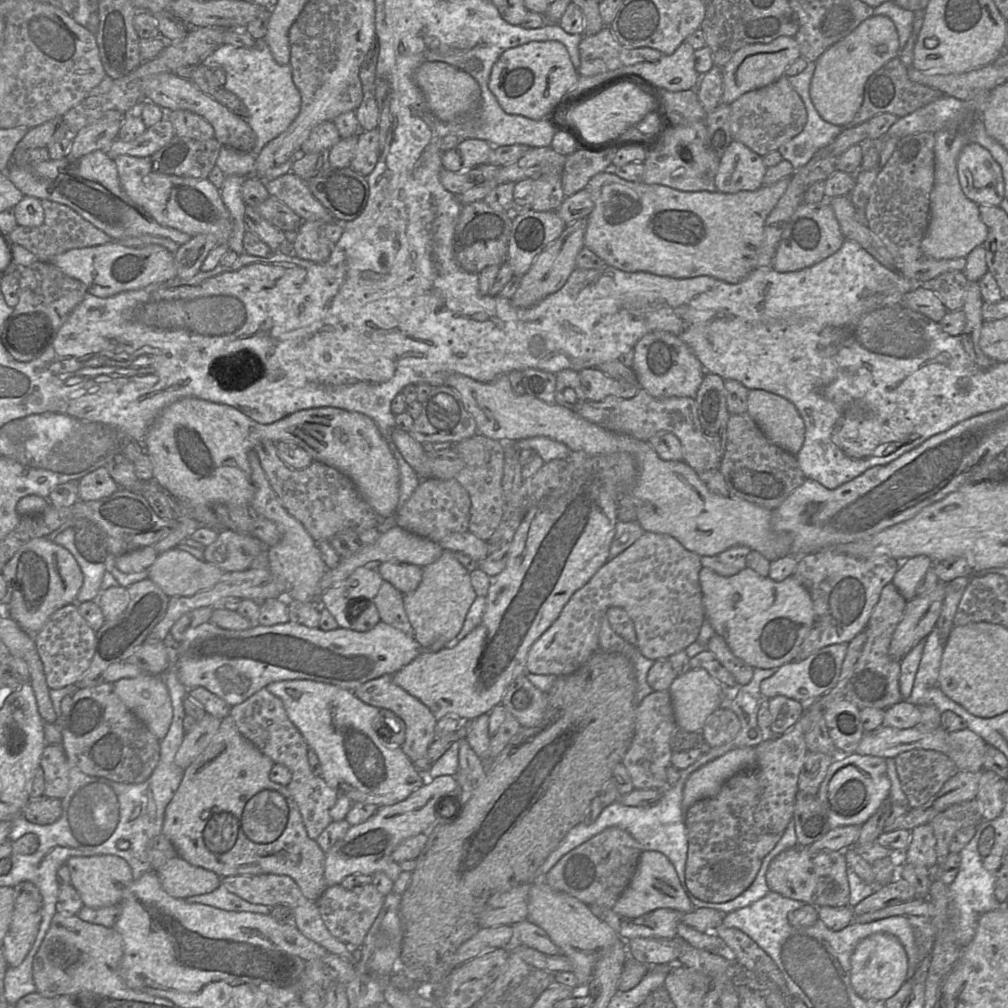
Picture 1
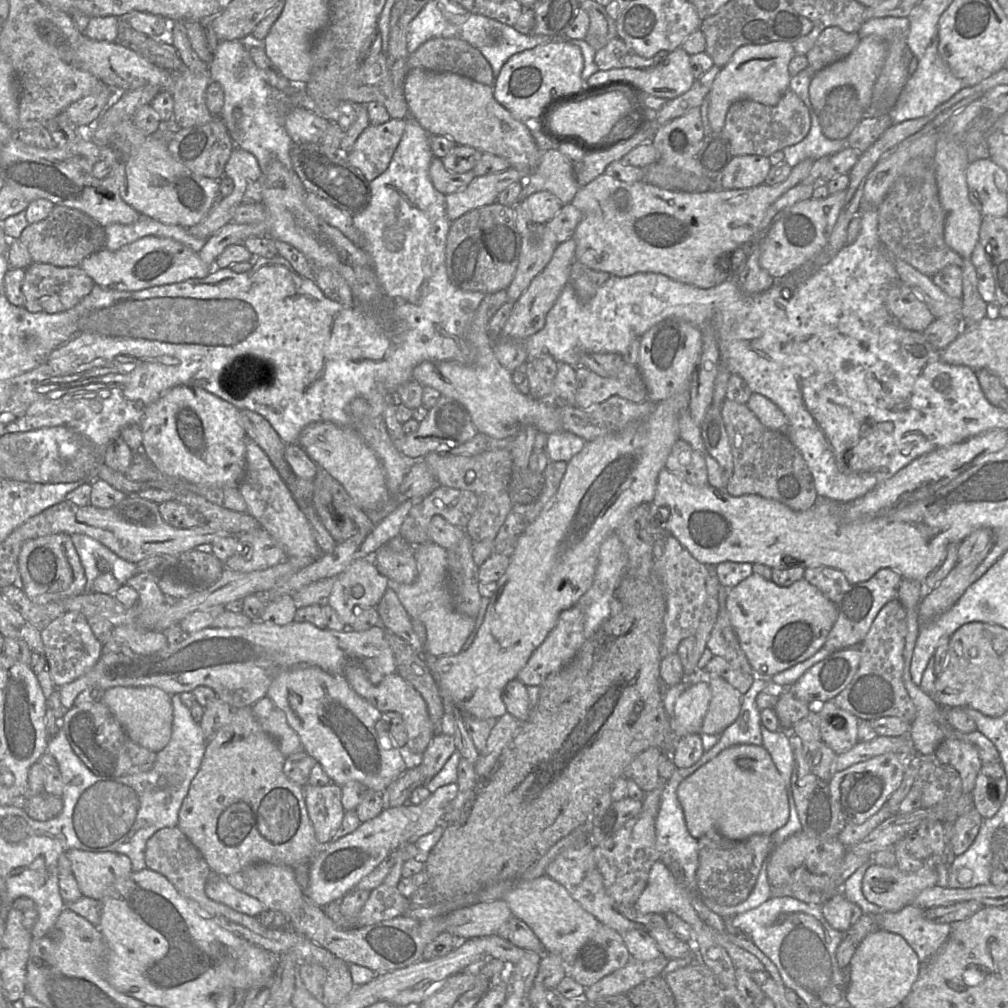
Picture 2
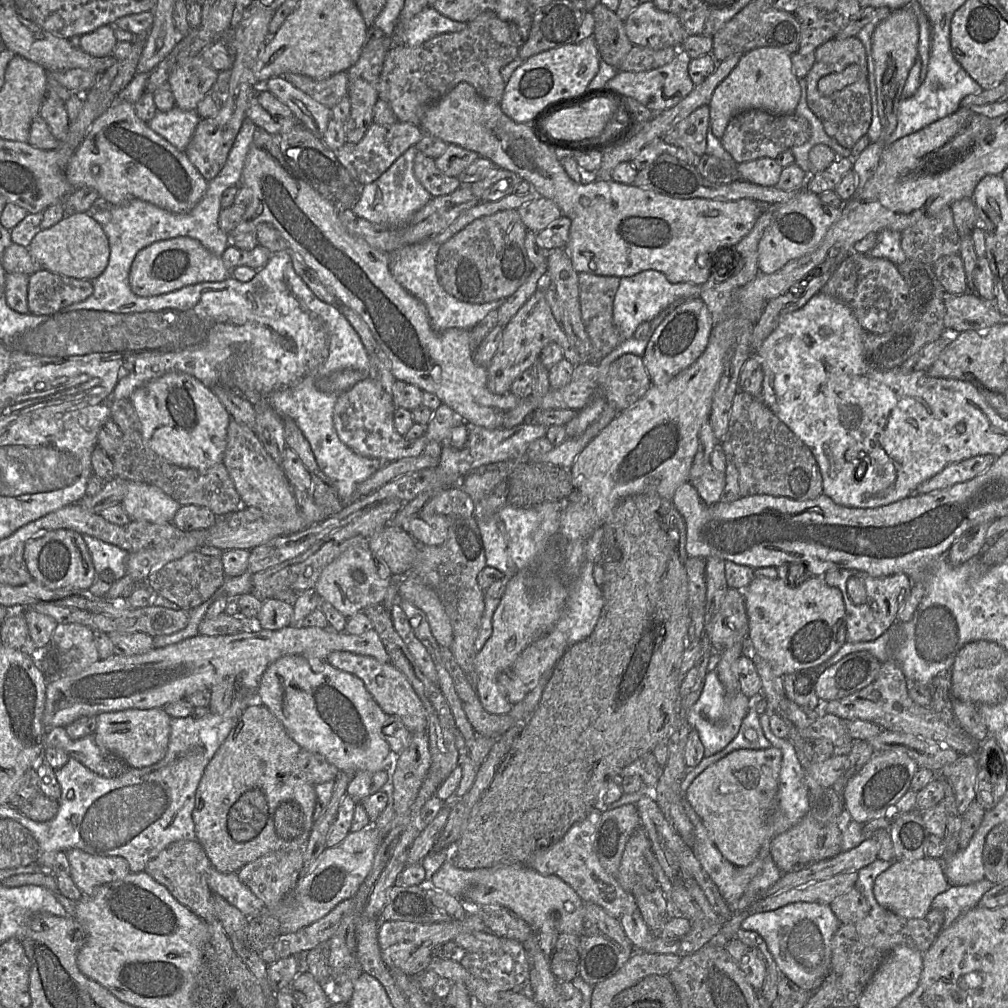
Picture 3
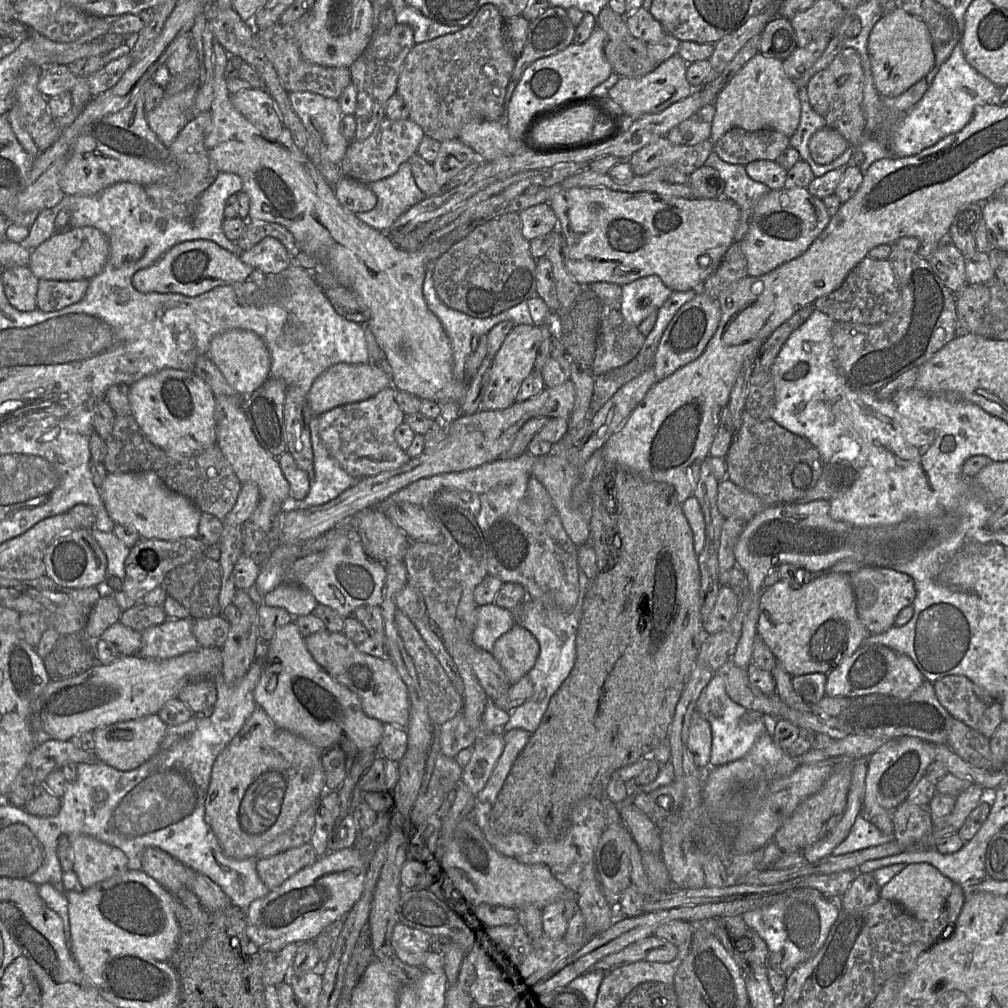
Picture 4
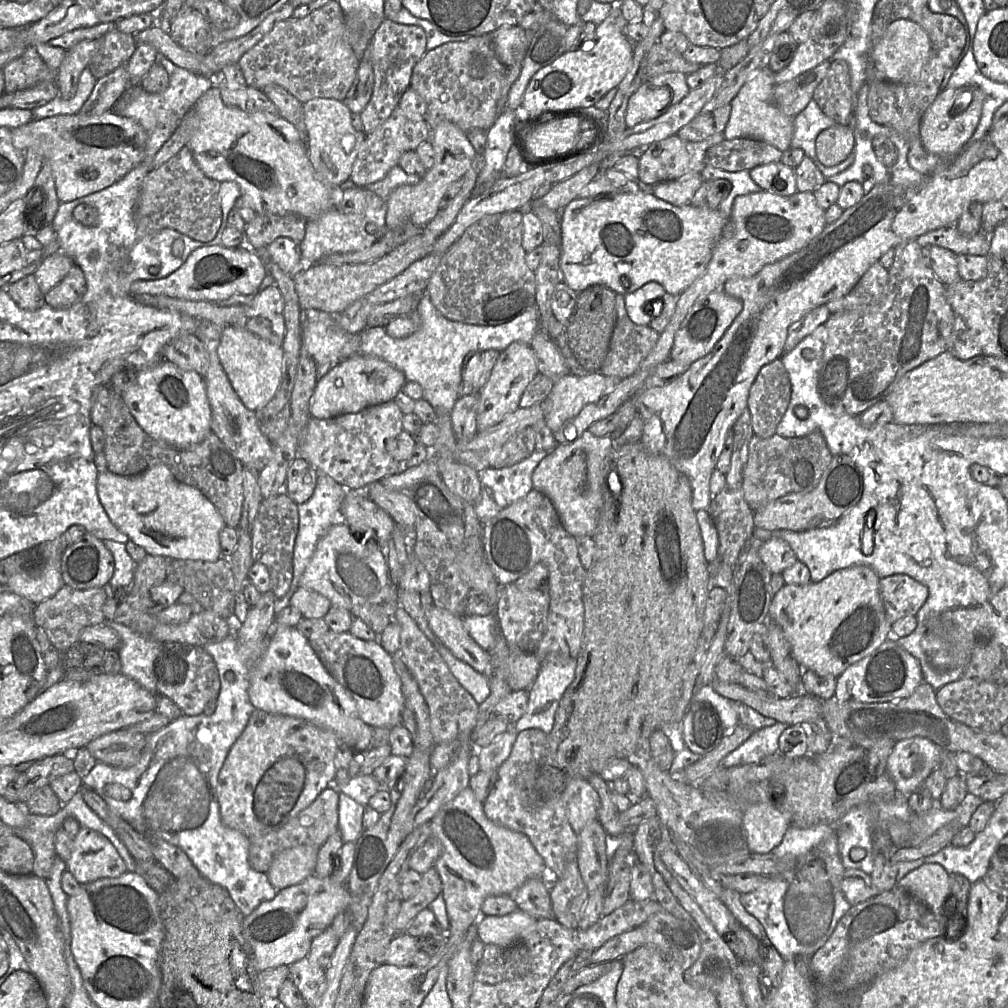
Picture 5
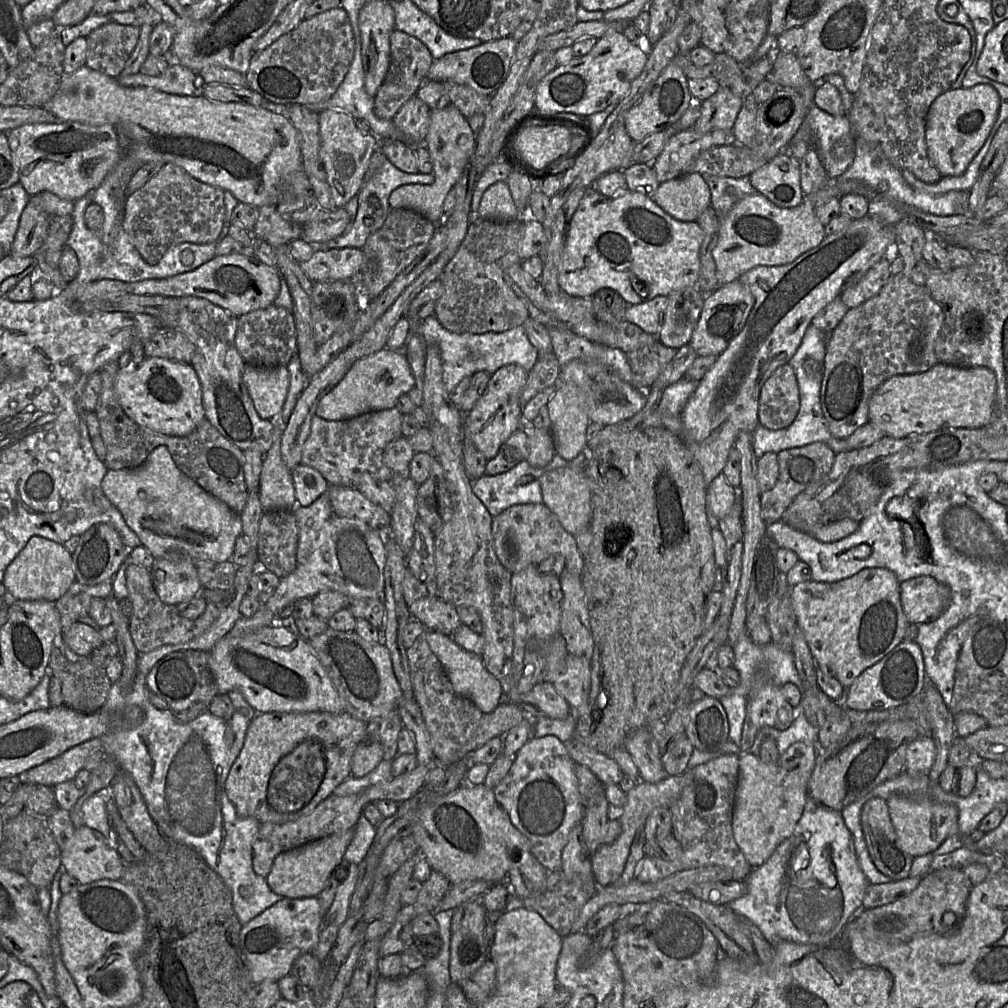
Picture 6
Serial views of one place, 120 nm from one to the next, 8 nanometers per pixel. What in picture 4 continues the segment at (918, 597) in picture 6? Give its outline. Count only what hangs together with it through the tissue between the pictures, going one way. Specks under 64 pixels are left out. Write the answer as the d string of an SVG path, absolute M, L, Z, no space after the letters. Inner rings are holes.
M863 566L856 572L847 574L847 576L850 578L853 589L863 586L863 584L868 584L873 588L874 603L867 610L857 612L858 619L865 627L868 635L884 633L894 626L899 612L907 606L912 606L916 596L913 579L909 575L891 568Z

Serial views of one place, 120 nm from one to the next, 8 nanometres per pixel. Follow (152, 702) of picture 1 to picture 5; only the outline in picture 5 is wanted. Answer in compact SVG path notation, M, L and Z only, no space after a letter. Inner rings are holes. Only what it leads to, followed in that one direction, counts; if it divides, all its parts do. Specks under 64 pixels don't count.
M131 726L95 738L87 748L97 762L129 768L140 759L146 741L147 735Z

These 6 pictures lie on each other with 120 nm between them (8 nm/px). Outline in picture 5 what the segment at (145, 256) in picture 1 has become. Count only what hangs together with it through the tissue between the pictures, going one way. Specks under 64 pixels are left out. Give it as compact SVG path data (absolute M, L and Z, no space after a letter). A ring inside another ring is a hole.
M212 245L195 249L178 270L165 278L132 283L130 293L132 296L165 295L184 300L218 302L233 295L256 294L267 274L263 257L247 246L225 248L222 245Z

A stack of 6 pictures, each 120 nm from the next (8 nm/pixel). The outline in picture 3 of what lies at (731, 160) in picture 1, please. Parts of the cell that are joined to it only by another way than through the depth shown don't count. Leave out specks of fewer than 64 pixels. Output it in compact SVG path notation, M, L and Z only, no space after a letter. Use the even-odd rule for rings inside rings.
M764 157L738 163L737 173L741 180L764 187L775 186L783 168L776 159Z

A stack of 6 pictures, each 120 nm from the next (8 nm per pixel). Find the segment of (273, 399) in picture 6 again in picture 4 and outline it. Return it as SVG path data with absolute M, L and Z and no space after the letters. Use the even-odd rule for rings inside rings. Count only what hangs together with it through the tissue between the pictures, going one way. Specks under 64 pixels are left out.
M229 330L216 335L210 343L209 358L218 367L235 395L244 398L270 379L271 356L264 341L246 330Z

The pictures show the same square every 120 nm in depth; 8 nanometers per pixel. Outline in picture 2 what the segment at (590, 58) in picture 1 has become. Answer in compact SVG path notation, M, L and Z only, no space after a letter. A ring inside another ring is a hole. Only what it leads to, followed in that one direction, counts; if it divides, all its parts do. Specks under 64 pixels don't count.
M616 37L596 51L594 62L602 71L615 68L648 68L660 63L669 53L668 51L659 51L651 58L644 58L622 39Z

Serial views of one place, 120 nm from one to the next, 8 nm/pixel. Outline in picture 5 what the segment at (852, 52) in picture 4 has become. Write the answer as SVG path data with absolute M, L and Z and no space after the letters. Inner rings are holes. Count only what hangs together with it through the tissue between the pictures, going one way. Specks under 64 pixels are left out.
M832 60L826 75L816 87L812 99L836 124L848 126L851 115L849 66L844 60Z

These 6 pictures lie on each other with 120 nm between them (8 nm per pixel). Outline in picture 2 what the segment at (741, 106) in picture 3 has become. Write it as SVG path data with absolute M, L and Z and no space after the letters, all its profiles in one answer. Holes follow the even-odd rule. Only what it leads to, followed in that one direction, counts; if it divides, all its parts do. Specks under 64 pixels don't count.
M784 41L739 47L729 62L721 68L708 94L711 130L715 133L723 131L727 112L736 101L753 100L767 106L776 105L790 88L791 75L788 67L794 56L793 44Z

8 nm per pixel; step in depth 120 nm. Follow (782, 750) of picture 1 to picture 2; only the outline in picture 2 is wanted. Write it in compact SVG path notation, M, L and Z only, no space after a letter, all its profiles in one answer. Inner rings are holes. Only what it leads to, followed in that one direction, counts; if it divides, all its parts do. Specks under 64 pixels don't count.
M710 830L697 840L697 893L719 905L736 905L745 900L756 883L763 861L772 852L771 835L755 834L743 841L733 841Z

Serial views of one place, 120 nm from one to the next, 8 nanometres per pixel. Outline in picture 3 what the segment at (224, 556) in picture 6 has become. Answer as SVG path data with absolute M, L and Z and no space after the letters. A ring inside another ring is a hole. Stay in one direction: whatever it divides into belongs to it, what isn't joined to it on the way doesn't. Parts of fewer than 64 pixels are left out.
M130 482L121 504L131 520L150 523L172 523L181 505L159 488Z

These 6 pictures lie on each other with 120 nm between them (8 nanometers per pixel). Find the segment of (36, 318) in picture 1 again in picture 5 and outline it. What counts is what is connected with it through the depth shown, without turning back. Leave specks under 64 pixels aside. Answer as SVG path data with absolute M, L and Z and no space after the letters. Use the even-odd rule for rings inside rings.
M74 265L65 278L44 295L45 305L54 309L67 309L77 303L85 291L84 272Z

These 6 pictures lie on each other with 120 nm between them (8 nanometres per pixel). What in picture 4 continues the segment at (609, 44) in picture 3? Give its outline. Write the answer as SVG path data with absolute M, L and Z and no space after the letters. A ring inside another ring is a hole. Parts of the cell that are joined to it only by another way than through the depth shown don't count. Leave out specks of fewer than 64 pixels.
M605 6L597 16L597 26L606 34L604 54L614 72L621 77L642 77L652 72L659 64L655 63L647 52L647 43L635 38L628 30L626 19Z

